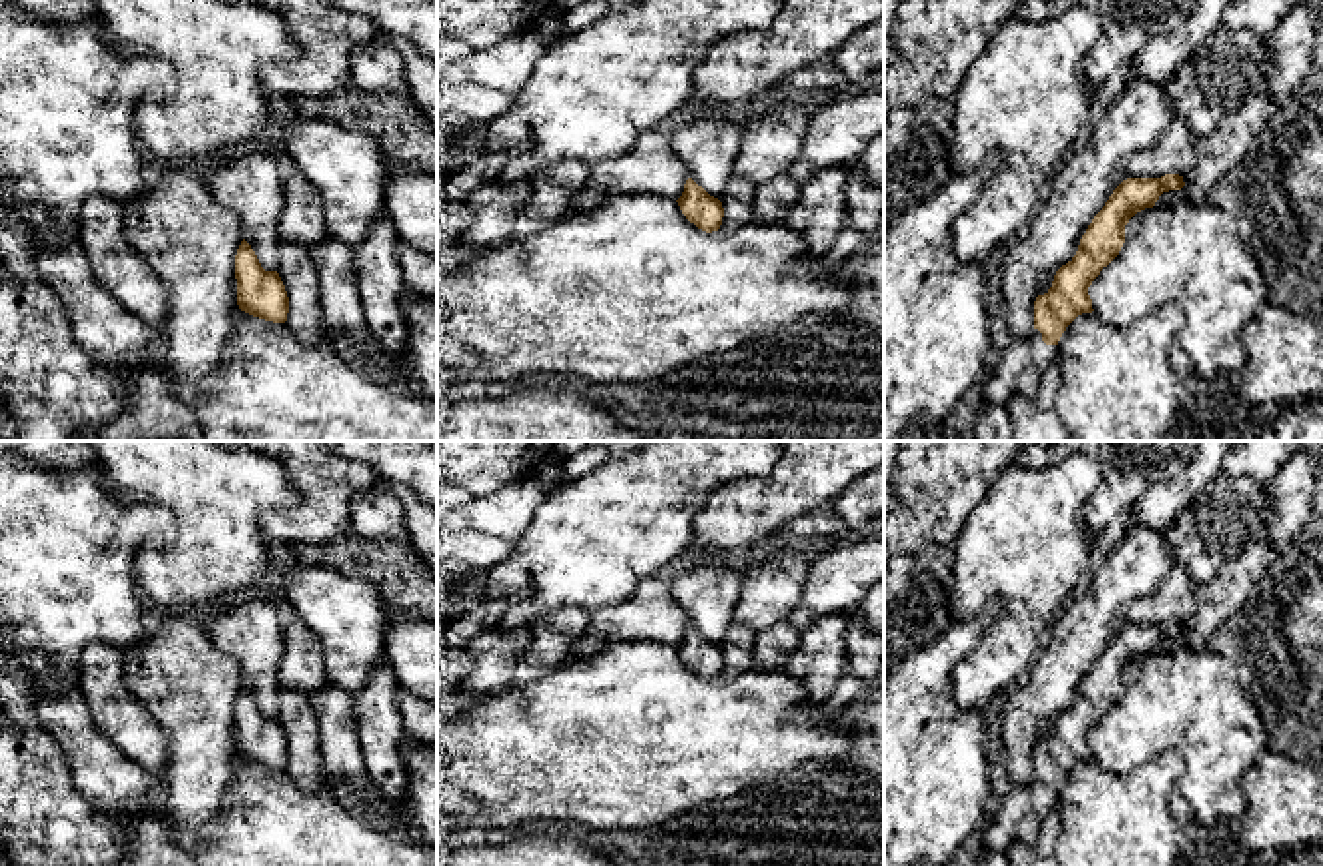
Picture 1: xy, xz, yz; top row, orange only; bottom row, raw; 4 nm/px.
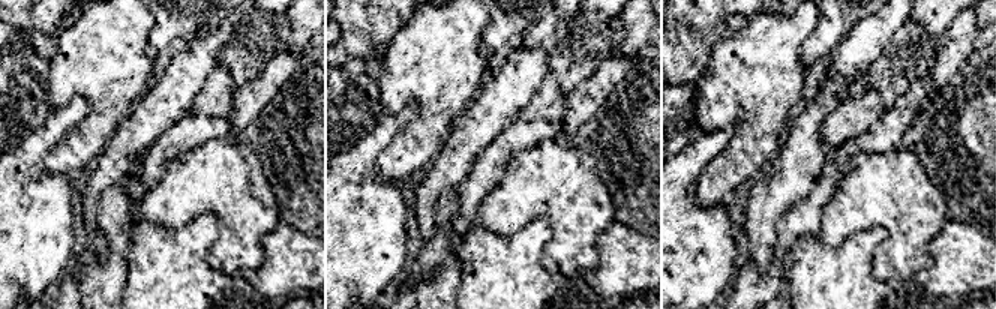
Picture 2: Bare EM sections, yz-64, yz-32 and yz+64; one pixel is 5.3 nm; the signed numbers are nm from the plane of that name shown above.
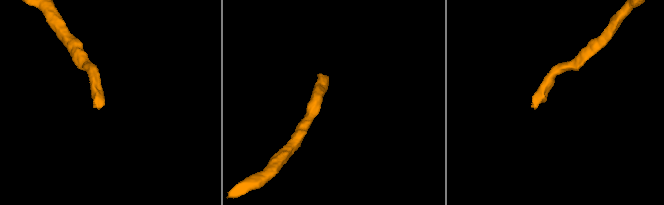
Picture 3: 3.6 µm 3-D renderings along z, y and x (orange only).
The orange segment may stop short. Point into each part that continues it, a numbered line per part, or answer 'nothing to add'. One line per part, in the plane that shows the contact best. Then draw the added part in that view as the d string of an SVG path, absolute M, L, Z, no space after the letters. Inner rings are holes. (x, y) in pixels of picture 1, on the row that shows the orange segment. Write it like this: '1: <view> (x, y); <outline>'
1: yz (1016, 372); M1032 329L1024 339L1012 339L988 373L980 407L1006 407L1016 395L1030 397L1038 389L1040 375L1052 363L1056 351L1058 345L1046 345L1038 329Z

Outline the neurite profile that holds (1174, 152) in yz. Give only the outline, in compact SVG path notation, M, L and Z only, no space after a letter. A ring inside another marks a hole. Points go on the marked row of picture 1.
M1175 116L1153 146L1123 162L1123 180L1161 178L1165 174L1185 176L1197 158L1197 138L1183 116Z

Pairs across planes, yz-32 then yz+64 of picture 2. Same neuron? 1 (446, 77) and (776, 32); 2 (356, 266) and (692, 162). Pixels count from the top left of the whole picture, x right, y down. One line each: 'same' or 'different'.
1: same
2: same

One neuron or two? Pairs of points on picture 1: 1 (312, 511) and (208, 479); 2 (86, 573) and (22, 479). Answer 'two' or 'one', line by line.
1: two
2: one

